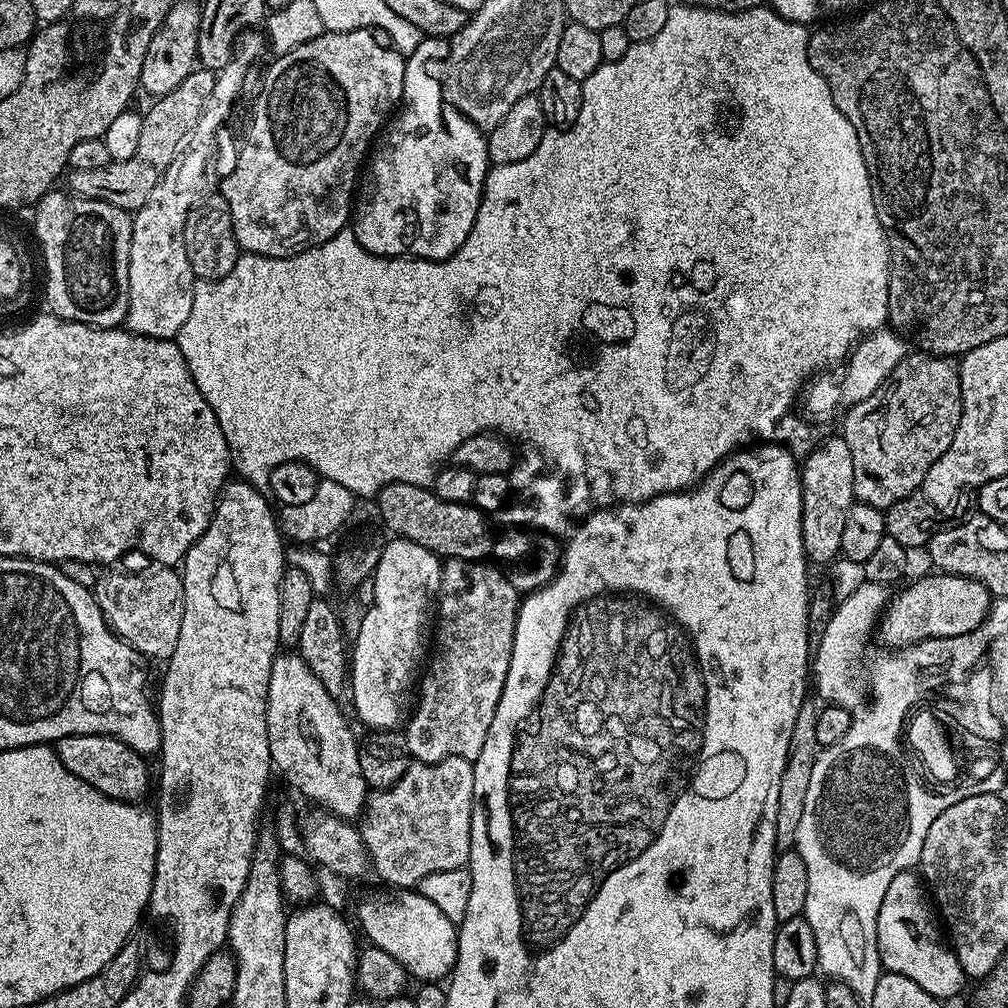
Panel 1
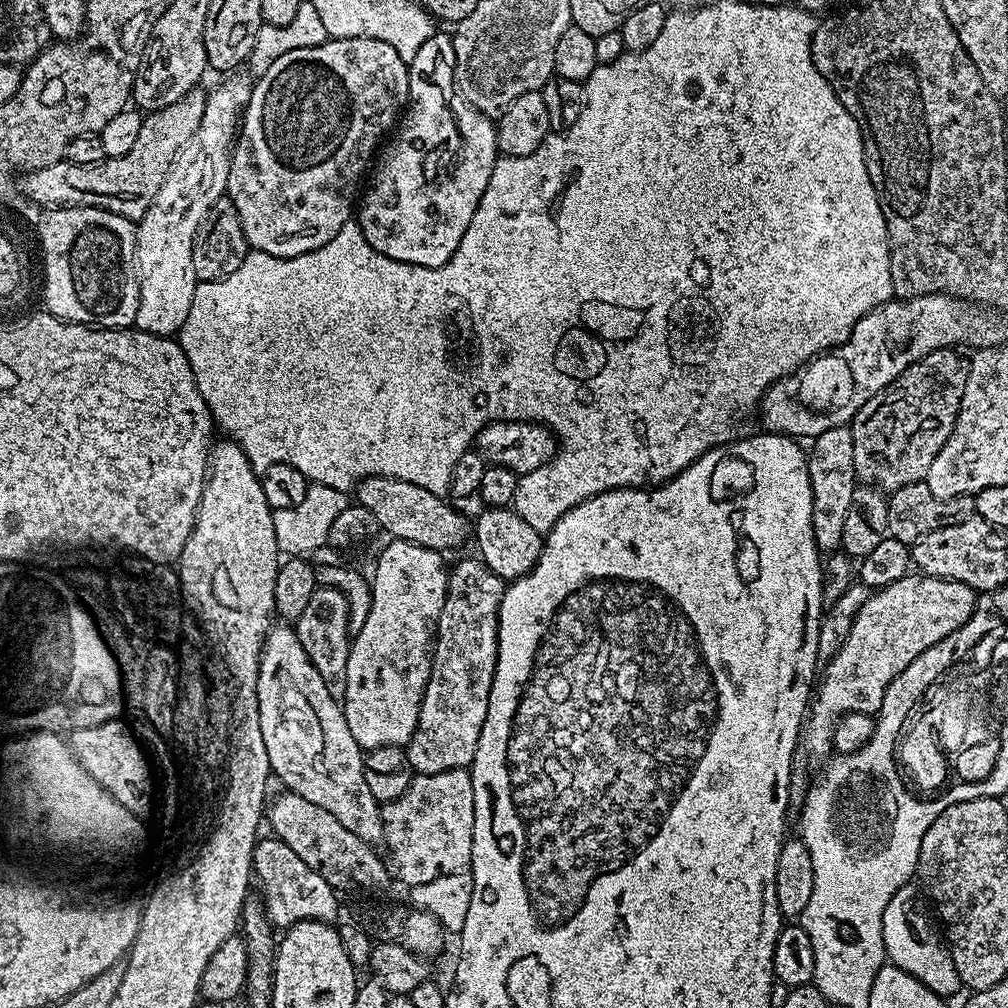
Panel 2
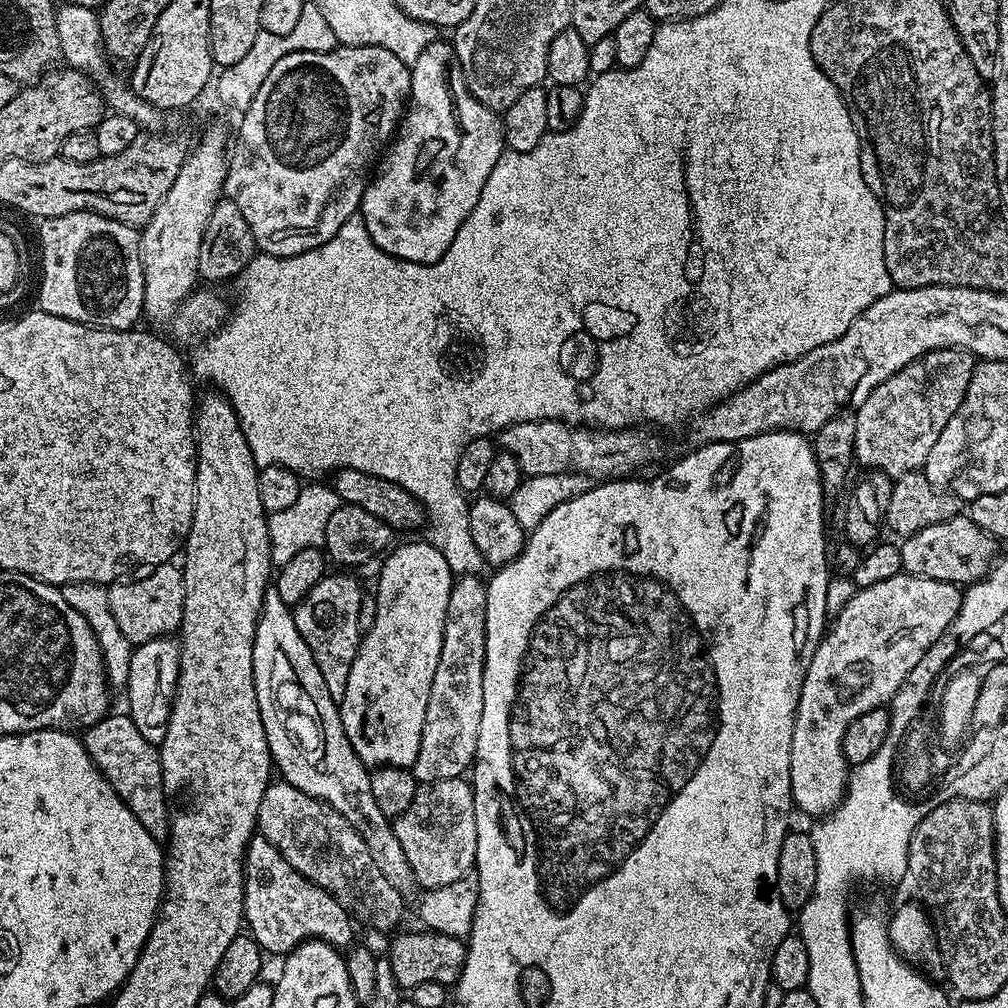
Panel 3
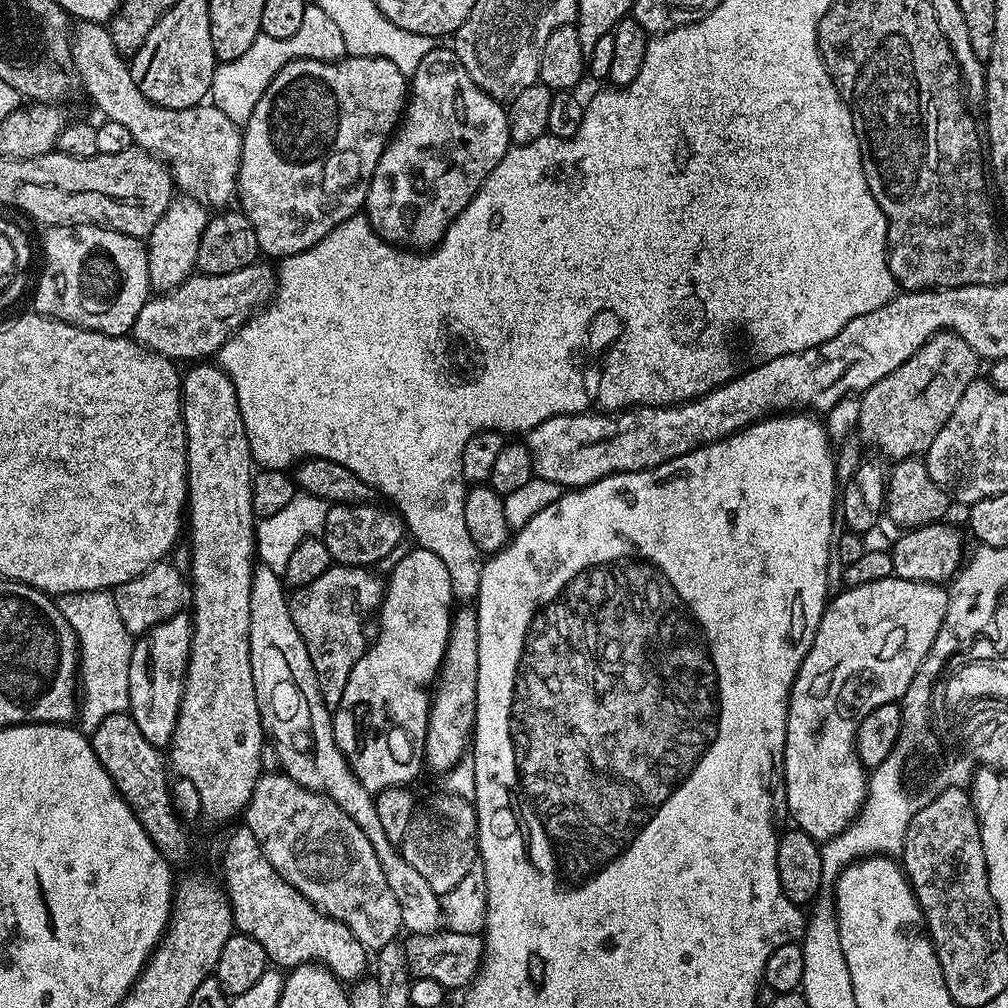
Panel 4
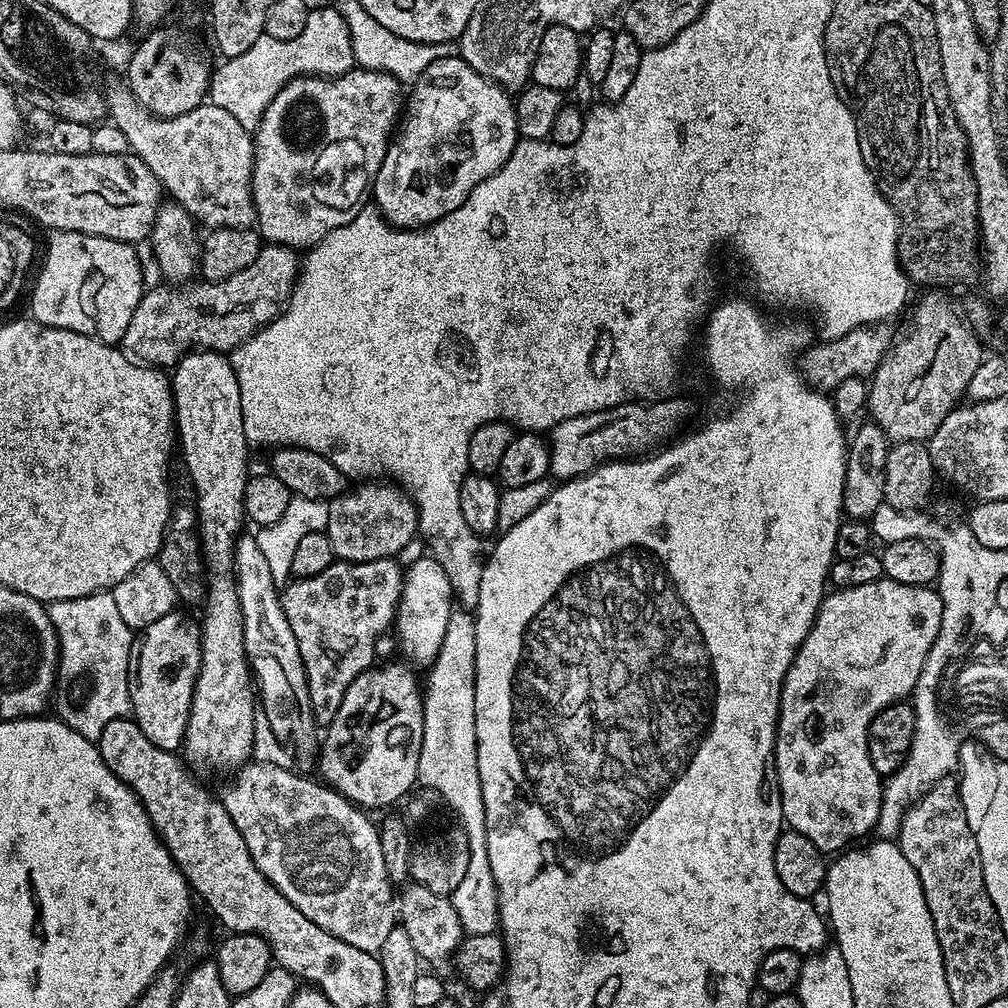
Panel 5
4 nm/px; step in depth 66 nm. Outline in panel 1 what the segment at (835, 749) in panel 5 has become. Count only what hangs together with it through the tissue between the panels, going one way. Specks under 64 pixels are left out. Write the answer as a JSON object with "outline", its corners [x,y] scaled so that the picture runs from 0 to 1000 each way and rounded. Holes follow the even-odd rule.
{"outline":[[[925,570],[929,571],[917,571],[906,579],[898,578],[892,584],[894,587],[882,594],[881,602],[871,616],[871,631],[881,638],[882,644],[892,645],[905,639],[916,639],[918,635],[962,629],[979,613],[986,595],[977,579],[957,571]]]}

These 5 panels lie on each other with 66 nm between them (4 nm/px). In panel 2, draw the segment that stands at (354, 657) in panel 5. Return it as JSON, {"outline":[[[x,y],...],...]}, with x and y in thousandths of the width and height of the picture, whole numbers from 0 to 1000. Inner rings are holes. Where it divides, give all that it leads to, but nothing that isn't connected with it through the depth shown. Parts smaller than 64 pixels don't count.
{"outline":[[[314,582],[313,587],[308,589],[308,598],[304,601],[304,605],[300,605],[300,613],[292,616],[292,622],[296,629],[296,637],[300,637],[300,645],[308,649],[308,657],[312,657],[312,665],[319,669],[319,677],[323,677],[323,685],[327,685],[332,694],[340,695],[343,688],[343,657],[349,640],[345,627],[344,593],[333,583]]]}

